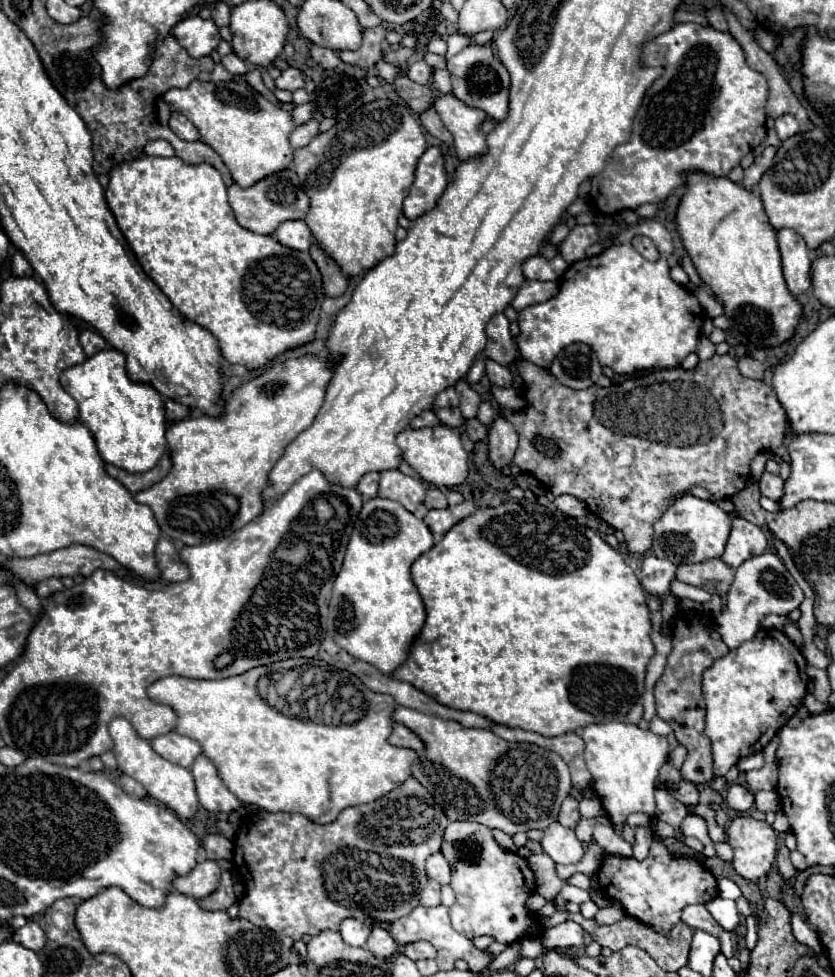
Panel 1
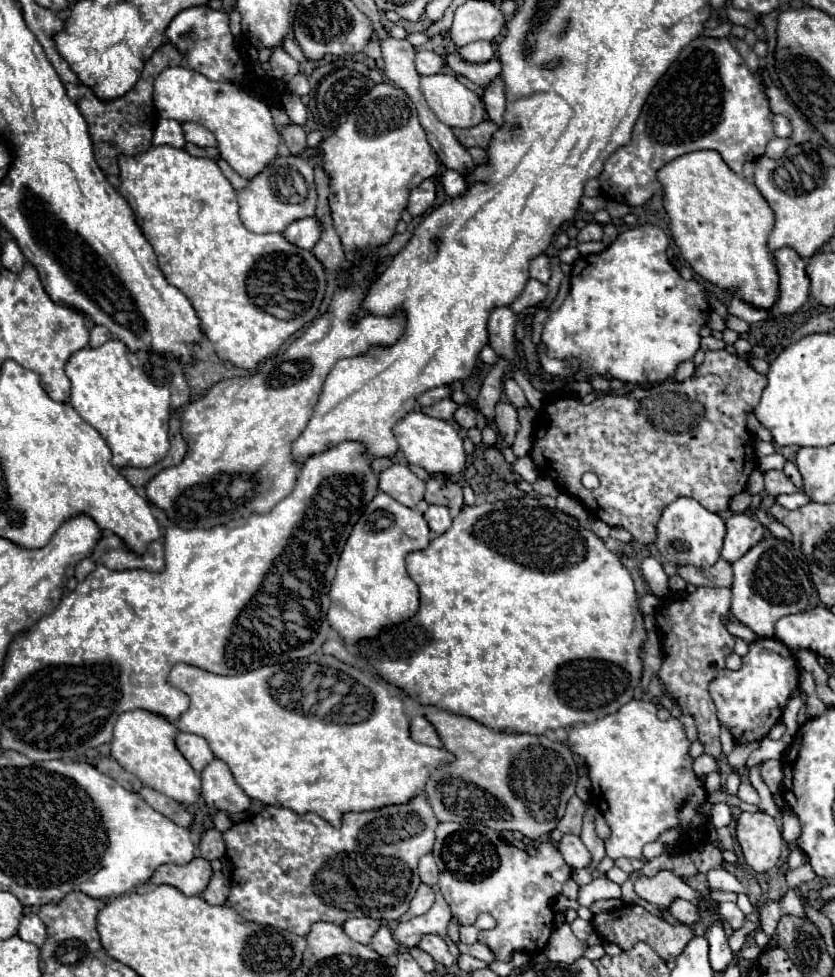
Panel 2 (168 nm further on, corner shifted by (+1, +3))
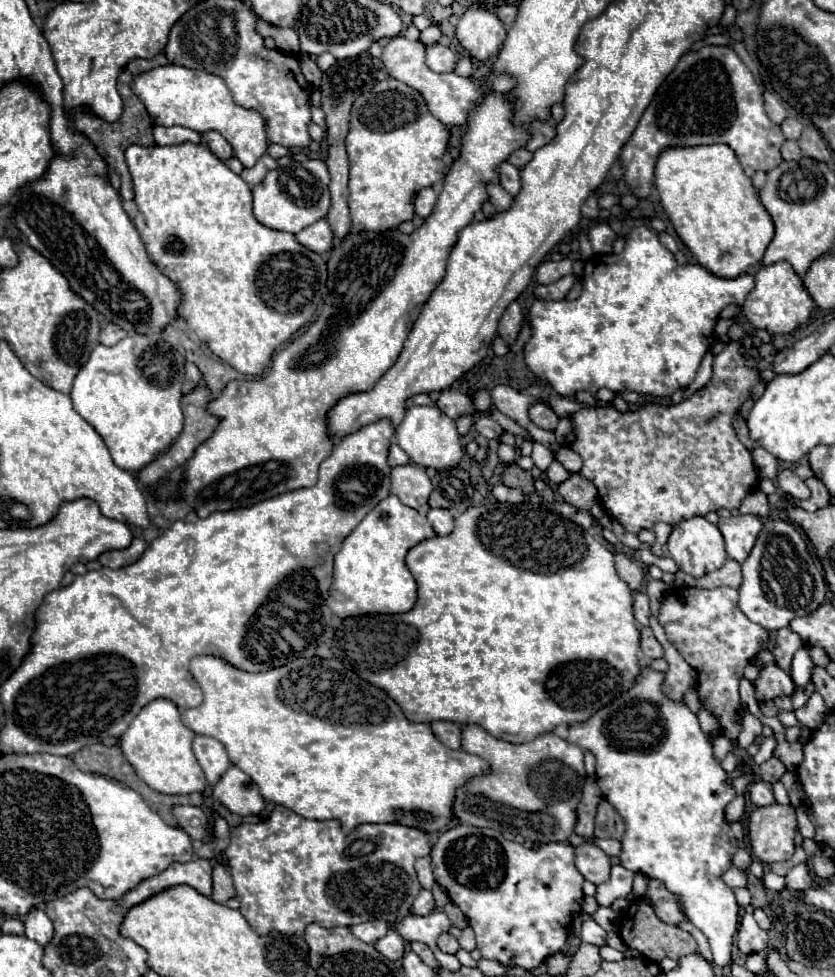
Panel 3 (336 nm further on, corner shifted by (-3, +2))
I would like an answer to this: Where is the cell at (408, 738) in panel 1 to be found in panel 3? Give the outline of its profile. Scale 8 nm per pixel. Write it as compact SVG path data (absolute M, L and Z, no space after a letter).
M438 720L438 722L430 722L430 728L442 744L446 744L452 750L460 750L460 730L462 730L460 724Z

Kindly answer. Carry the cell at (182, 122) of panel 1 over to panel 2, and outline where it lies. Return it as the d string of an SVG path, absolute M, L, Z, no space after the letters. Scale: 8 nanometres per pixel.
M184 123L182 129L184 129L184 135L186 135L186 141L192 143L192 145L198 145L198 147L216 147L218 145L214 133L208 131L200 123Z

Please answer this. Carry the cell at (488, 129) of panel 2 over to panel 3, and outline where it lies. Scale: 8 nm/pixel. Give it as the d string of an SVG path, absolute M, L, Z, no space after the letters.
M518 148L518 150L514 150L514 152L508 156L508 162L514 164L516 168L522 168L530 158L532 158L532 152L528 152L526 148Z

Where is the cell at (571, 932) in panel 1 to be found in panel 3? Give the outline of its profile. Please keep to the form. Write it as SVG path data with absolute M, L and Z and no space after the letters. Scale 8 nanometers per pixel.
M586 920L580 928L580 940L588 942L588 944L596 944L602 946L606 938L606 930L602 930L594 920Z

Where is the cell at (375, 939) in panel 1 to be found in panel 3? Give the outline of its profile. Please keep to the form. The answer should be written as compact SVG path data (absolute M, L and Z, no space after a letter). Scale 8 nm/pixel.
M388 930L388 934L382 936L374 946L380 954L384 954L390 960L400 960L406 950L406 944L404 944L402 936L396 934L396 930Z

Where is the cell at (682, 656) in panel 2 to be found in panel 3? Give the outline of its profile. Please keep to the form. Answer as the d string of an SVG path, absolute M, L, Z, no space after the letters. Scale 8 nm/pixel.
M676 588L672 590L660 608L660 616L658 616L660 624L666 630L668 640L674 644L674 648L680 652L680 656L698 672L698 684L696 684L696 692L700 698L700 704L704 710L708 710L720 724L720 732L722 736L730 738L732 742L736 742L738 734L740 734L740 726L734 724L734 714L736 710L740 710L740 696L738 696L738 680L742 678L744 666L760 652L766 650L770 644L768 632L764 628L760 628L758 624L750 622L746 618L746 614L738 608L738 590L734 588L714 588L714 590L702 590L702 588Z

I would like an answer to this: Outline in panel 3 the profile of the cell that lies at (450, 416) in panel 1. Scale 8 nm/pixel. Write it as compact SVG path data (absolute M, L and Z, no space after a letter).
M482 414L482 416L476 418L474 428L476 428L478 434L486 436L488 440L496 440L496 438L500 436L500 432L502 432L502 428L500 428L500 426L490 418L490 416L486 416L486 414Z

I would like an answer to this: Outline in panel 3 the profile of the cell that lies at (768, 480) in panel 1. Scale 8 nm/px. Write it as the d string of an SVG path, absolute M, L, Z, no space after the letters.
M782 470L782 472L778 472L776 484L778 484L780 492L786 494L786 496L790 496L790 498L796 498L796 500L808 500L808 498L810 498L808 486L806 486L804 480L798 478L792 470Z

